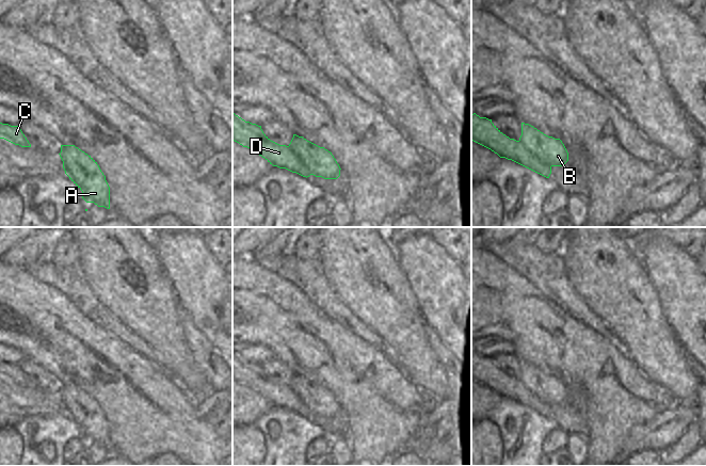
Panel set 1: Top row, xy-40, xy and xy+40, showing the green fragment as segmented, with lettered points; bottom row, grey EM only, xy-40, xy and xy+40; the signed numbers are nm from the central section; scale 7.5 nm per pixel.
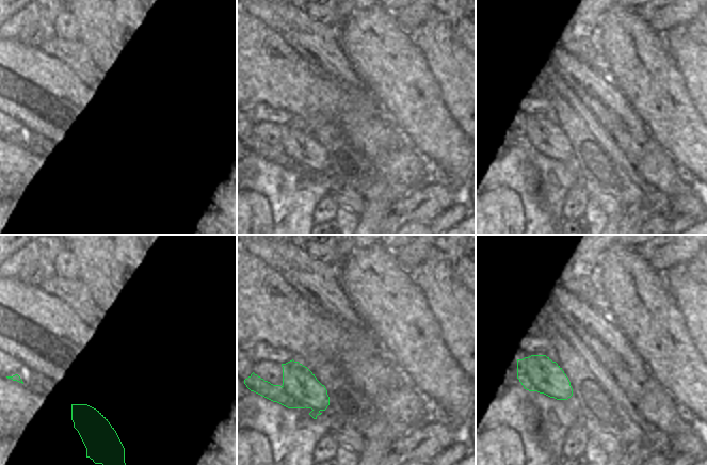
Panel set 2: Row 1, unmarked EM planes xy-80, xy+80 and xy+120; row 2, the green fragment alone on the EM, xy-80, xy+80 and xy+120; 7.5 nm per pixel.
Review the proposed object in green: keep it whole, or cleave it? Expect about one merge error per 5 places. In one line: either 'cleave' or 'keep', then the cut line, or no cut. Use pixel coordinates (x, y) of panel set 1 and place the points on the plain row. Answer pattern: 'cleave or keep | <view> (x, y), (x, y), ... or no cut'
cleave | xy+40 (518, 380), (535, 396), (550, 405)

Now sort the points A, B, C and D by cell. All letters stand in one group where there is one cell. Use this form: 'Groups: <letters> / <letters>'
Groups: A B / C D

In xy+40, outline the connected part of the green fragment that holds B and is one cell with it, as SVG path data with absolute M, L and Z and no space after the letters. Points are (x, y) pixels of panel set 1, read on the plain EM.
M522 361L522 384L544 403L562 405L568 391L560 377L548 375L529 363Z

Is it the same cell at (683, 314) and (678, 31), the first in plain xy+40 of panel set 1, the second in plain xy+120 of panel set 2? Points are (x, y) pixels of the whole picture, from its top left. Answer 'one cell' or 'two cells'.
one cell

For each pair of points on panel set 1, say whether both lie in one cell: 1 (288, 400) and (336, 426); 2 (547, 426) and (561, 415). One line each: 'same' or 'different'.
1: same
2: different

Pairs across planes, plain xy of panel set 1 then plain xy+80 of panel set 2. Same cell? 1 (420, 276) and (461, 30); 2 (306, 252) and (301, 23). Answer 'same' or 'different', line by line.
1: different
2: different

